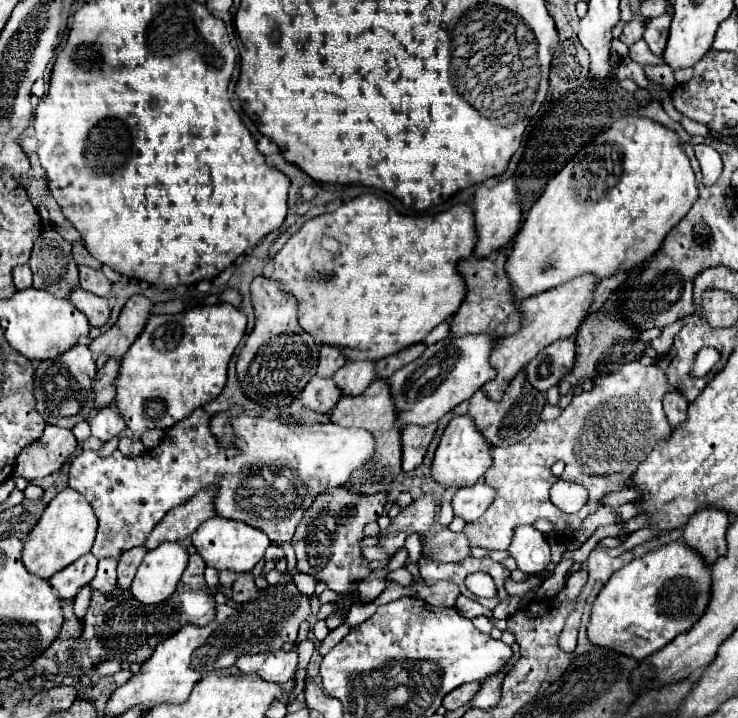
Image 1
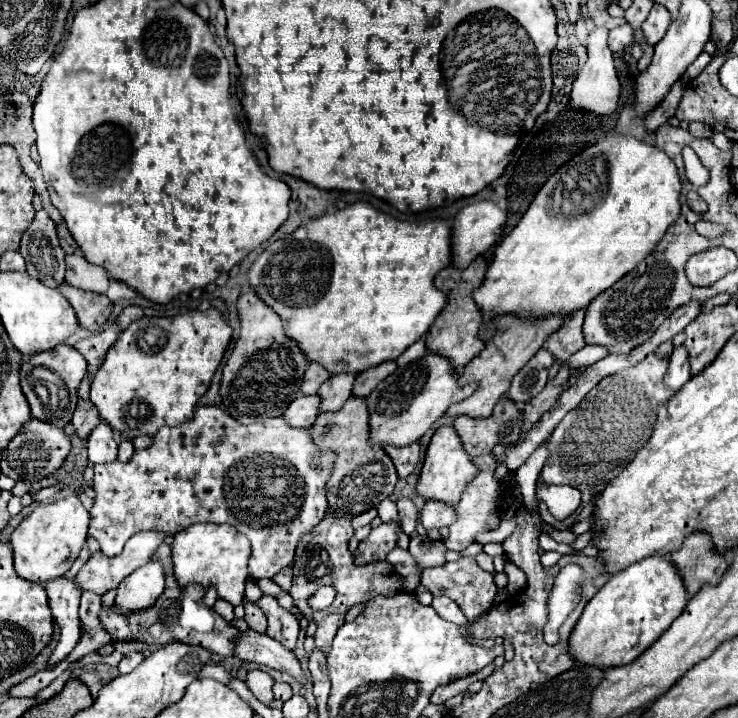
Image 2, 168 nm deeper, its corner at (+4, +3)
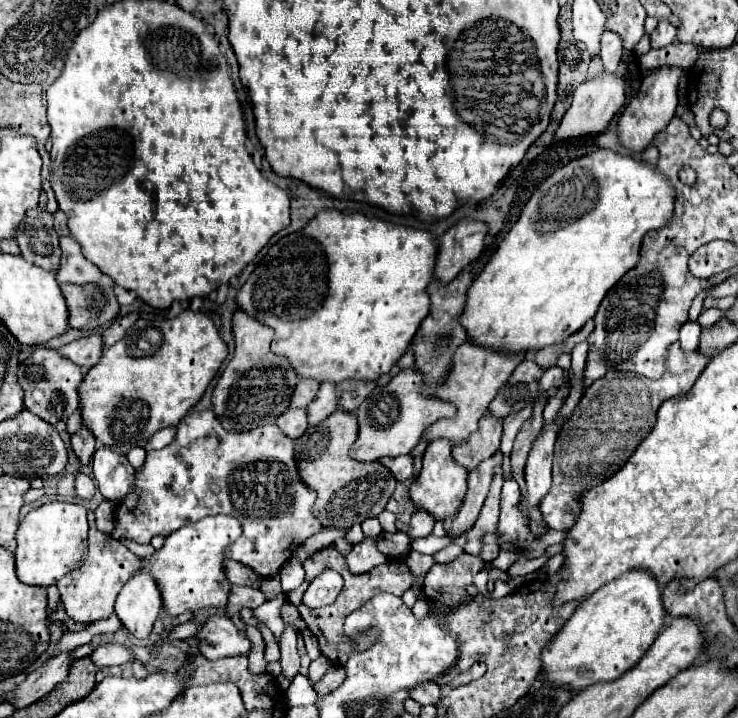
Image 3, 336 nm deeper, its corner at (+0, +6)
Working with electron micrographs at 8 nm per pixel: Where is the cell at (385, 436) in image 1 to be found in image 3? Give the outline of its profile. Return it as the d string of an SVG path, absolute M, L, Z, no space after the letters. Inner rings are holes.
M336 410L332 416L320 422L320 426L308 428L304 436L296 440L296 468L300 480L316 492L312 514L320 520L322 528L346 530L354 524L364 522L366 518L378 516L396 488L396 478L388 474L386 466L380 466L378 462L360 464L348 458L348 450L356 440L356 430L356 416Z

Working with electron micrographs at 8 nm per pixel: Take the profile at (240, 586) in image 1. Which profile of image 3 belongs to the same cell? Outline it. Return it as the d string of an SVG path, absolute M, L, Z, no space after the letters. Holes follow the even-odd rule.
M258 624L258 628L260 628L260 632L262 632L262 636L264 636L264 642L266 642L266 650L264 650L264 658L266 658L266 662L278 662L280 660L280 648L278 648L278 644L274 642L274 636L272 636L272 632L270 632L270 628L266 626L266 624Z

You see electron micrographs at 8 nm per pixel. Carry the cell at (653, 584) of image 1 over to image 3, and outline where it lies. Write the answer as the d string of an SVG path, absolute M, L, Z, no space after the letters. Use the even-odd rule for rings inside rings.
M644 570L626 572L618 580L604 584L592 596L584 598L574 614L568 618L564 628L556 636L552 636L548 646L542 650L546 682L550 686L568 686L572 692L578 694L596 682L612 682L620 678L624 672L636 666L646 650L652 646L652 642L664 628L664 618L666 614L662 608L662 588L658 586L656 578L652 578L652 574L646 574Z

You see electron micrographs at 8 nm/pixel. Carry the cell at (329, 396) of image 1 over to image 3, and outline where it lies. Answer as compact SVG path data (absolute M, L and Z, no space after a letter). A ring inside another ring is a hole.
M288 410L288 412L280 414L280 418L276 420L276 426L282 430L282 434L296 440L306 432L308 422L304 416L304 410Z

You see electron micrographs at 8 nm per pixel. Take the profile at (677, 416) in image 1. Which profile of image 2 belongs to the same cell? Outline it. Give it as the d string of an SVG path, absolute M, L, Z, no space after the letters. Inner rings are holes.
M676 347L670 355L670 365L668 365L668 373L664 377L664 385L668 389L672 389L672 393L678 393L686 381L690 379L690 369L688 369L688 355L684 353L684 347Z

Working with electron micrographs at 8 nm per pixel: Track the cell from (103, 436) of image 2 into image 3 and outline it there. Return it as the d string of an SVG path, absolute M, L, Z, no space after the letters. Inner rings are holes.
M100 446L92 460L98 490L114 504L120 504L134 486L134 468L120 450Z

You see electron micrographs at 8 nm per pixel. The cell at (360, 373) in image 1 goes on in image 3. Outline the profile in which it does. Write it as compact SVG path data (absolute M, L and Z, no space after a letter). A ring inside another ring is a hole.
M332 382L320 384L318 396L308 404L306 414L308 414L308 426L316 426L322 420L326 420L332 412L336 412L336 388Z

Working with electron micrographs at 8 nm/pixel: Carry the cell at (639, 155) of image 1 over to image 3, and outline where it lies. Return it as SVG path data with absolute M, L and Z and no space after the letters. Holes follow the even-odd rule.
M596 150L588 156L582 156L578 160L572 160L570 164L554 170L540 186L538 190L532 194L532 198L526 202L518 222L512 226L512 230L506 234L506 238L500 242L498 250L494 252L494 256L490 258L490 262L484 266L484 270L478 274L478 278L472 282L470 290L468 290L468 300L464 306L464 314L460 316L460 324L468 334L468 340L476 346L484 346L496 352L504 352L504 354L514 354L514 352L536 352L542 350L544 346L552 346L552 344L560 344L564 342L570 334L574 334L576 330L580 330L586 320L594 318L602 298L606 296L606 292L632 268L636 266L638 258L640 258L640 244L642 238L648 230L666 226L670 216L674 210L674 190L668 184L668 178L664 178L654 166L648 166L646 162L634 158L634 156L622 156L616 154L612 150Z

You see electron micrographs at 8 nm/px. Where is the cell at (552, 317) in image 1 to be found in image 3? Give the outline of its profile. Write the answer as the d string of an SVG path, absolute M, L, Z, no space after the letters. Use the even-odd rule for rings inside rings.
M472 342L462 344L452 356L452 366L448 370L446 380L434 392L434 398L452 402L456 406L456 414L454 414L454 418L434 422L428 430L424 430L422 438L428 442L432 442L436 438L446 438L446 440L450 440L452 446L466 442L470 438L470 434L478 430L478 422L484 416L484 412L488 410L490 400L496 396L500 386L510 378L510 374L522 362L524 356L526 354L500 354L500 352L484 350L484 348L474 346Z

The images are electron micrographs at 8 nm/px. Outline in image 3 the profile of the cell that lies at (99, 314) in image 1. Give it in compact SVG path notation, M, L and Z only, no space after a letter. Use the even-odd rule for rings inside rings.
M60 284L68 306L68 324L74 330L94 330L118 316L118 302L112 286L100 284Z

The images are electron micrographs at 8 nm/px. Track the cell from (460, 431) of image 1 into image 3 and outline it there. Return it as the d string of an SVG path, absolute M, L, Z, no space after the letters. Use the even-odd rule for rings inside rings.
M442 438L436 442L430 442L426 452L424 452L424 458L422 458L422 470L410 486L412 504L420 510L426 510L436 520L444 520L448 516L454 516L460 510L464 494L466 494L468 472L462 466L456 466L456 462L452 462L450 450L452 450L450 442L444 442Z

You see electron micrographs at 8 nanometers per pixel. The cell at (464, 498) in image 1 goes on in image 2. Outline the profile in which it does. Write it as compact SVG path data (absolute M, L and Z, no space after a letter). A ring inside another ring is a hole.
M426 501L420 519L426 529L432 529L432 527L440 529L444 525L452 525L458 519L458 513L454 507L450 507L444 501Z

